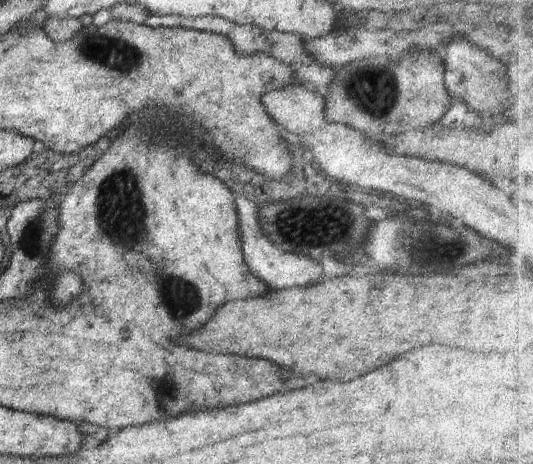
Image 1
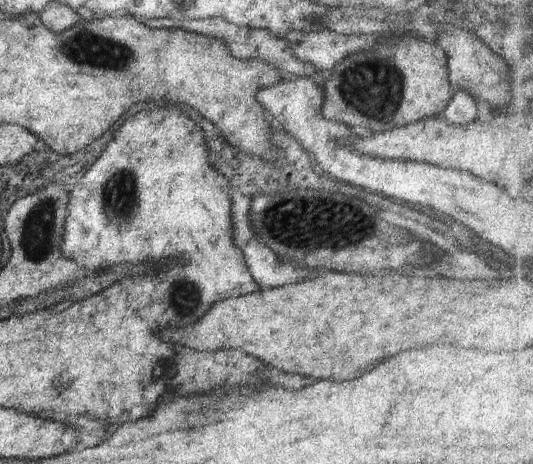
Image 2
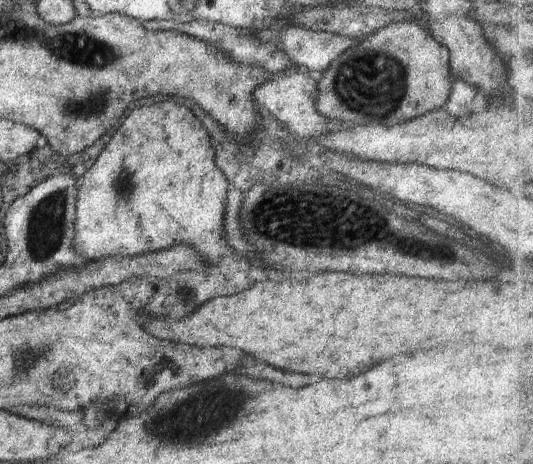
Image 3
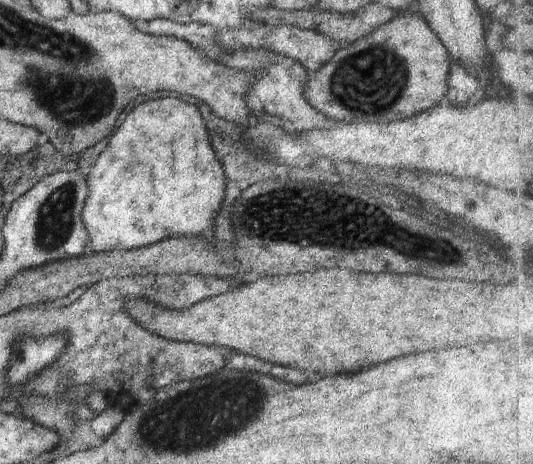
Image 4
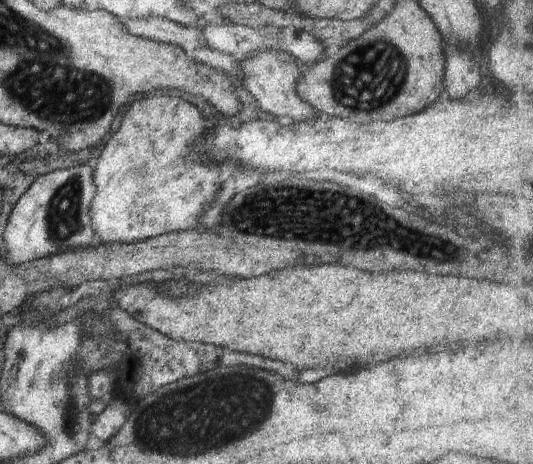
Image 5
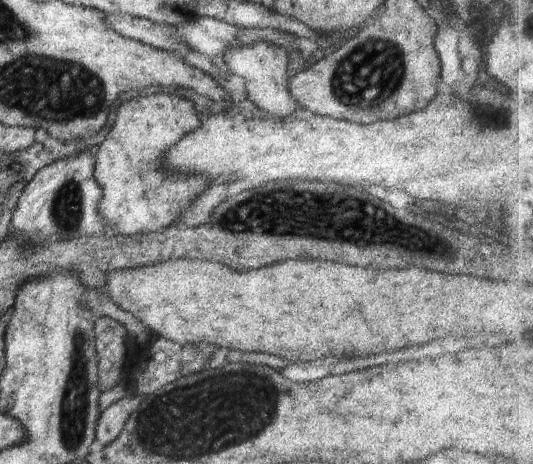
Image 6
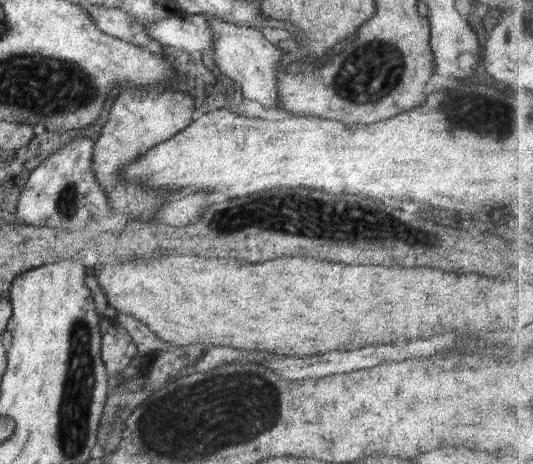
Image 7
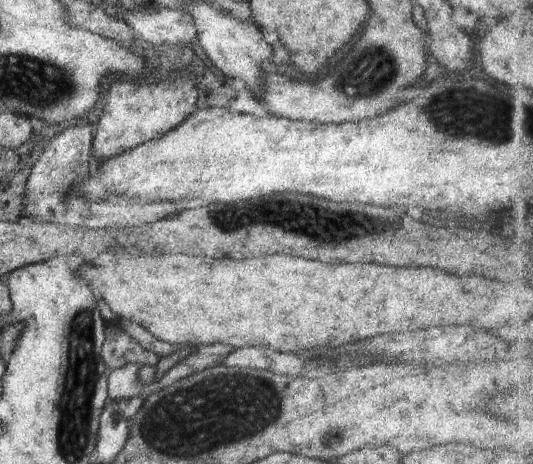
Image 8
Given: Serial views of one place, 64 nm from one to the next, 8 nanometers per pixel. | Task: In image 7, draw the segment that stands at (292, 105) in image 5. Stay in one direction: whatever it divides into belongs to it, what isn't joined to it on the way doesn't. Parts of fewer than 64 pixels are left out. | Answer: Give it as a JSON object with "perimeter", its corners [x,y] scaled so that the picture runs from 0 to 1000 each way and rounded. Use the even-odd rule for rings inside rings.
{"perimeter":[[[388,34],[386,47],[398,65],[398,112],[403,138],[418,164],[432,179],[448,179],[447,190],[463,216],[480,216],[499,233],[525,233],[522,228],[522,194],[518,194],[518,168],[535,149],[520,149],[531,134],[533,108],[522,97],[507,93],[495,80],[486,60],[428,52],[402,34]]]}

